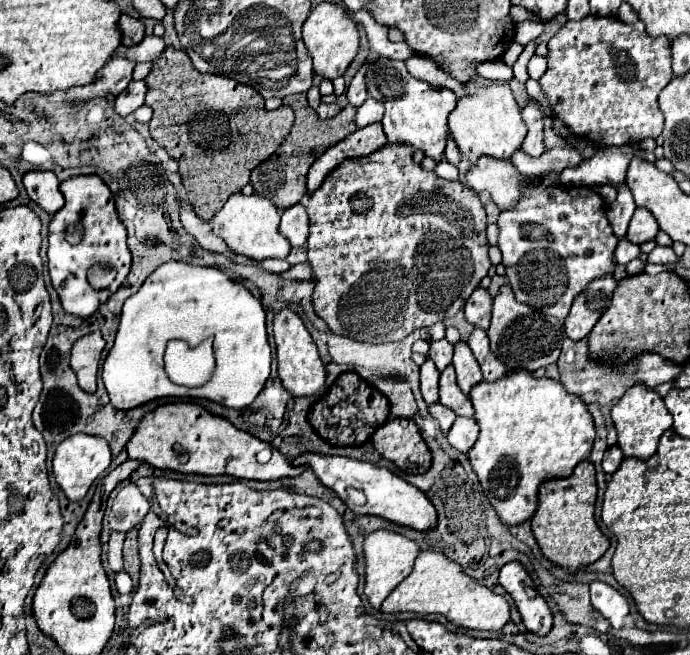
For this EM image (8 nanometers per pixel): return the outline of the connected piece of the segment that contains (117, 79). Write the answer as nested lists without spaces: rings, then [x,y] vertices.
[[[117,56],[113,60],[107,62],[107,68],[103,68],[103,76],[95,82],[95,84],[87,84],[83,88],[71,88],[67,90],[67,98],[83,98],[83,100],[91,100],[95,96],[119,96],[129,82],[133,80],[133,68],[135,62],[127,60],[123,56]]]

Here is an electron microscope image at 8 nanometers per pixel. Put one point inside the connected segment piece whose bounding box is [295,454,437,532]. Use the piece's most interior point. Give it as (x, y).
(389, 497)

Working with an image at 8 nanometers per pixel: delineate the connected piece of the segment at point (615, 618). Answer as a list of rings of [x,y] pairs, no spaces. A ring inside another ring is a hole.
[[[591,582],[591,604],[593,608],[609,620],[613,628],[625,626],[625,616],[629,614],[629,604],[623,594],[605,582]]]

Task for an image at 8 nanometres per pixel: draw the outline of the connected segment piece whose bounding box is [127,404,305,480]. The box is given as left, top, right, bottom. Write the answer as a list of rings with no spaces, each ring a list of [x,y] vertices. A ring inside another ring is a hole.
[[[167,404],[147,414],[133,438],[127,442],[127,452],[129,458],[181,474],[229,474],[243,480],[279,480],[299,476],[305,470],[301,466],[293,466],[271,444],[231,426],[219,416],[211,416],[197,404]],[[267,448],[271,450],[269,462],[259,462],[257,454]]]

